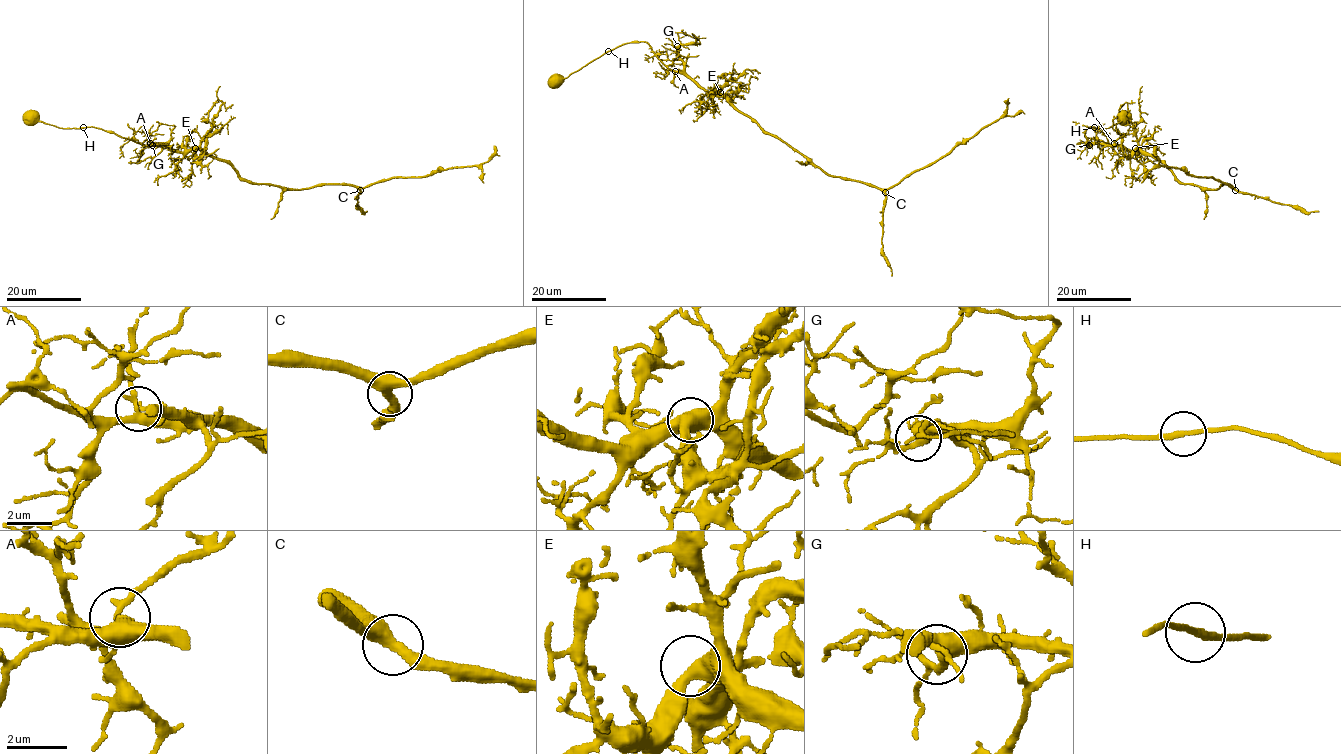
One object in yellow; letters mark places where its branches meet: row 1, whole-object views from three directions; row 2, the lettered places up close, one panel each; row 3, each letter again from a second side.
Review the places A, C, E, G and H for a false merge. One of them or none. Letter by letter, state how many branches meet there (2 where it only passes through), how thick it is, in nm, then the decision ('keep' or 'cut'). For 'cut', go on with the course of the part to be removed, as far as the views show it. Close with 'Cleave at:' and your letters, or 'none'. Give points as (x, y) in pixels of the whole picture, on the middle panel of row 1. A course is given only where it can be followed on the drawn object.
A: branches 3; calibre 320 nm; keep
C: branches 2; calibre 440 nm; keep
E: branches 2; calibre 500 nm; keep
G: branches 3; calibre 440 nm; keep
H: branches 2; calibre 200 nm; keep
Cleave at: none

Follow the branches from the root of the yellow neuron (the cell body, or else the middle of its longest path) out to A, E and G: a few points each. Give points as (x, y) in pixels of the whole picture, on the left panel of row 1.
A: (29, 117), (32, 121), (61, 128), (93, 126), (144, 145), (150, 143)
E: (29, 117), (32, 121), (61, 128), (93, 126), (144, 145), (166, 145), (181, 152), (195, 148)
G: (29, 117), (32, 121), (61, 128), (93, 126), (144, 145), (152, 145)

